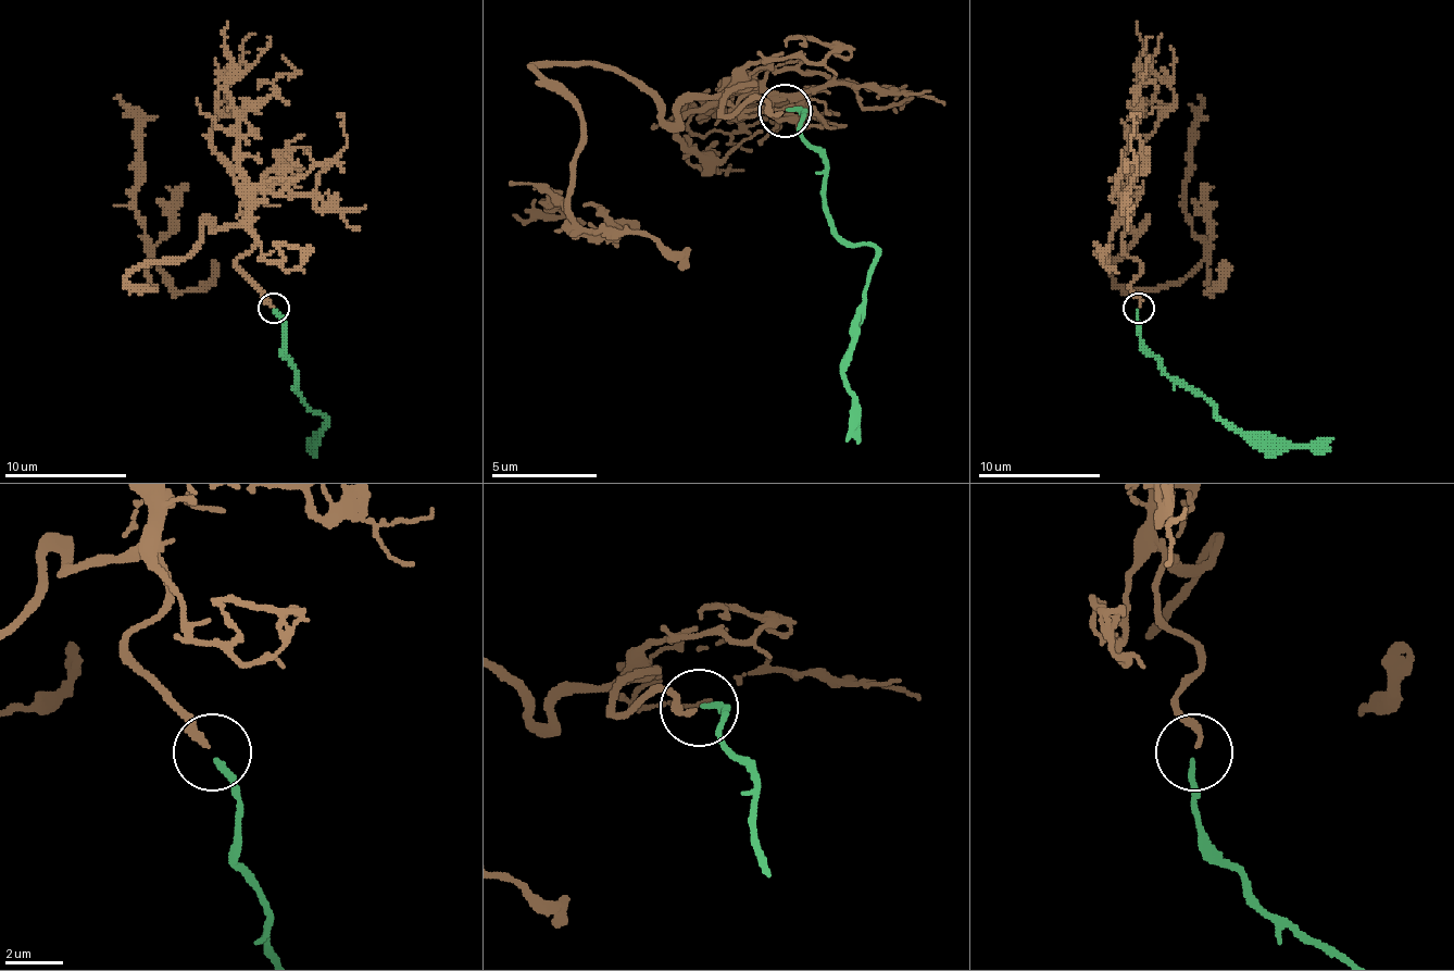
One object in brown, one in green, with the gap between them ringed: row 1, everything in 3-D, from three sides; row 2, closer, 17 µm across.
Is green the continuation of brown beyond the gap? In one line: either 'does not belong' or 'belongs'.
does not belong

